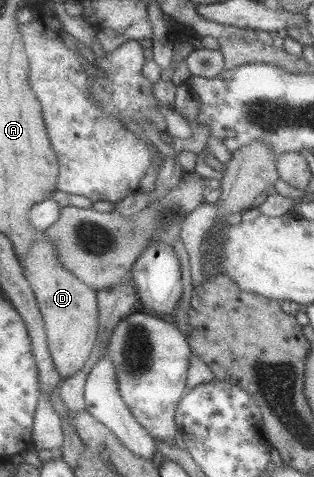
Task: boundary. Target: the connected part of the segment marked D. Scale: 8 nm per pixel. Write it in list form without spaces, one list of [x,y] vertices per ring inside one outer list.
[[[39,235],[24,256],[23,275],[34,293],[46,333],[51,361],[61,381],[71,378],[90,359],[98,332],[96,291],[79,281],[59,262],[49,240]]]

